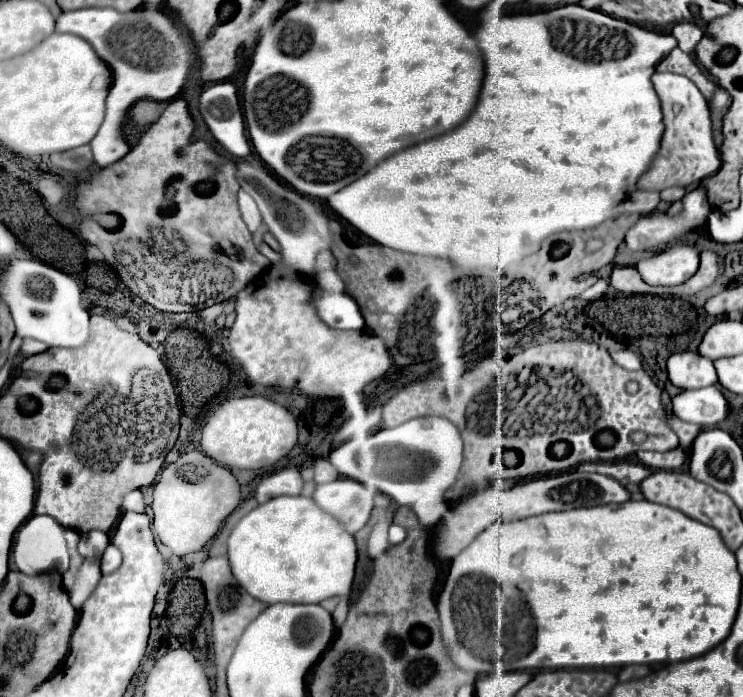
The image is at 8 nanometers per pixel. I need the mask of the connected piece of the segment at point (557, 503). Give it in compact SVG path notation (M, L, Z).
M560 474L560 476L546 476L546 478L534 478L524 484L516 484L512 488L498 490L498 486L490 486L482 492L476 492L464 500L460 500L432 530L434 542L432 552L438 560L452 560L456 554L460 554L472 538L476 538L488 524L492 522L510 522L520 518L530 518L536 514L556 512L556 510L572 510L580 506L598 506L598 504L610 504L610 502L626 502L630 500L624 486L620 486L614 478L606 478L602 474Z

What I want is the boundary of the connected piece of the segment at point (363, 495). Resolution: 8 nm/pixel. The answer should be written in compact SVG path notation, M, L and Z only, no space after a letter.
M338 478L328 484L318 484L312 498L352 536L366 526L374 508L374 494L366 486L350 478Z

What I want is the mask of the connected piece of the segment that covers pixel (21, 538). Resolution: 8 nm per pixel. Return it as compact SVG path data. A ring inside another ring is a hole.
M32 516L28 522L24 522L16 534L14 562L20 572L30 574L30 576L46 572L46 570L54 570L54 568L58 568L64 574L68 570L70 554L68 554L60 524L52 516Z

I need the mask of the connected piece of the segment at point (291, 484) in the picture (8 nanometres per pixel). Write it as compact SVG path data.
M284 468L276 474L270 474L268 478L264 478L258 488L256 488L256 500L268 502L274 496L282 496L282 494L300 494L302 490L302 478L300 472L296 468Z

